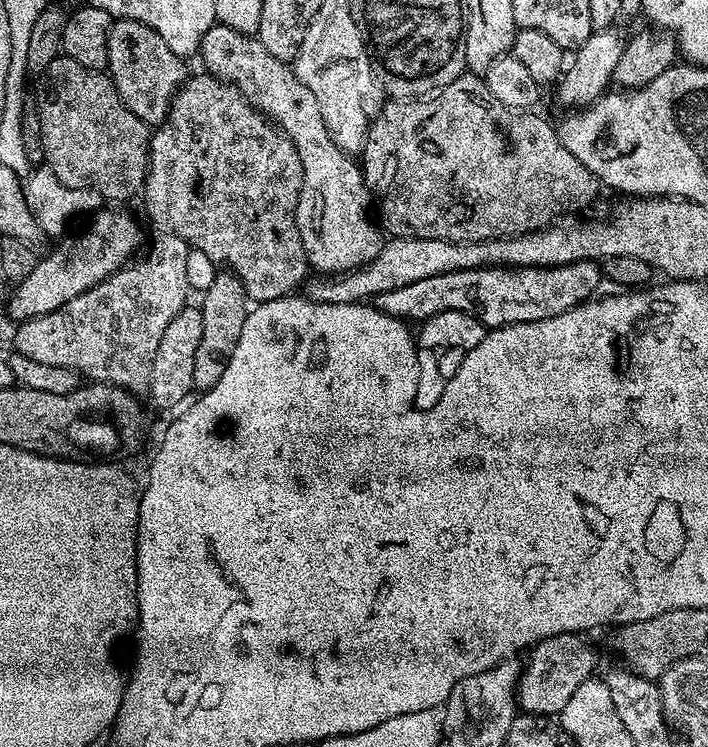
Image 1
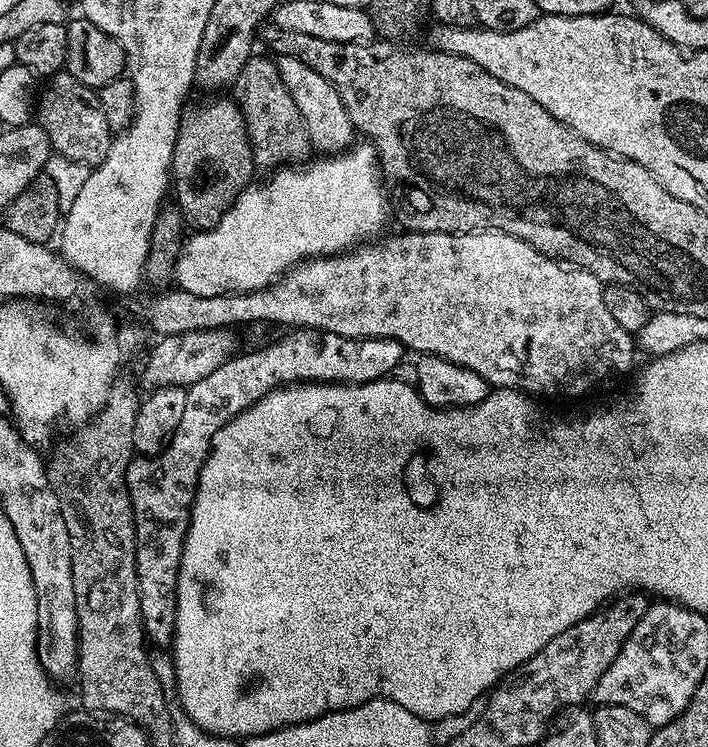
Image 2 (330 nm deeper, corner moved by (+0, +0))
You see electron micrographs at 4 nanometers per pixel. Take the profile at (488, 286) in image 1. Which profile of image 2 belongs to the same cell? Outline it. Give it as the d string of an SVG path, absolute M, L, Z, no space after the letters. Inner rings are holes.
M297 328L287 333L281 340L276 340L273 344L268 344L265 348L260 348L257 352L248 352L245 356L233 355L227 359L224 364L218 366L216 370L211 371L202 378L201 381L194 382L192 388L192 400L186 400L186 411L182 413L182 422L178 422L178 430L170 438L170 442L165 446L163 452L155 458L137 459L128 467L128 497L132 503L132 513L134 514L134 530L136 531L136 573L138 574L138 594L140 595L140 617L144 623L144 635L149 645L157 644L158 647L167 649L172 643L172 638L176 634L176 583L178 582L178 570L180 569L180 559L184 549L184 539L188 533L188 514L192 511L192 499L196 497L196 487L200 481L200 471L206 462L208 452L212 449L212 439L215 438L217 430L227 424L232 417L249 408L251 404L257 404L268 392L274 391L275 388L287 386L289 384L298 384L301 382L331 382L333 384L365 384L371 380L379 380L389 375L388 368L396 364L396 356L392 352L380 352L386 348L383 340L355 340L339 336L333 332L323 332L317 328Z

